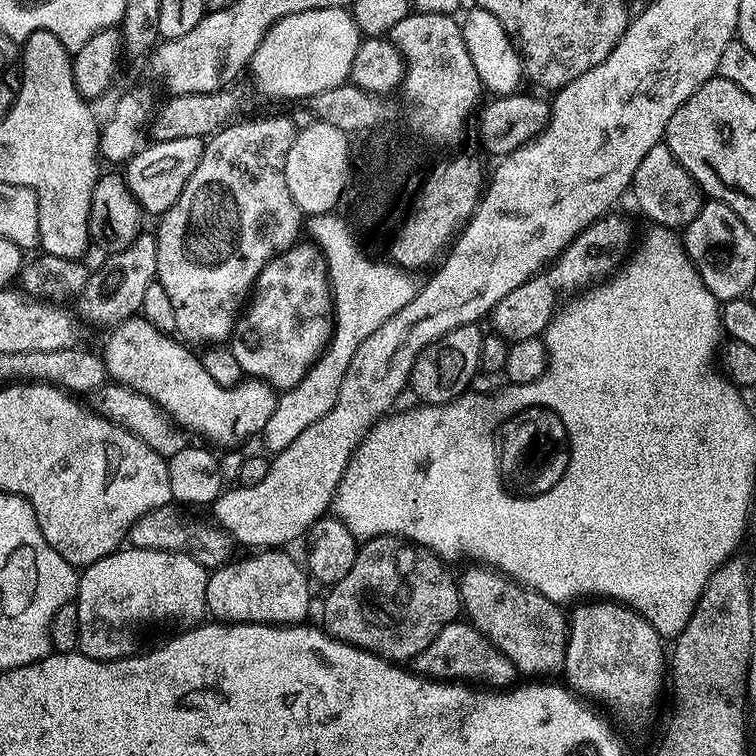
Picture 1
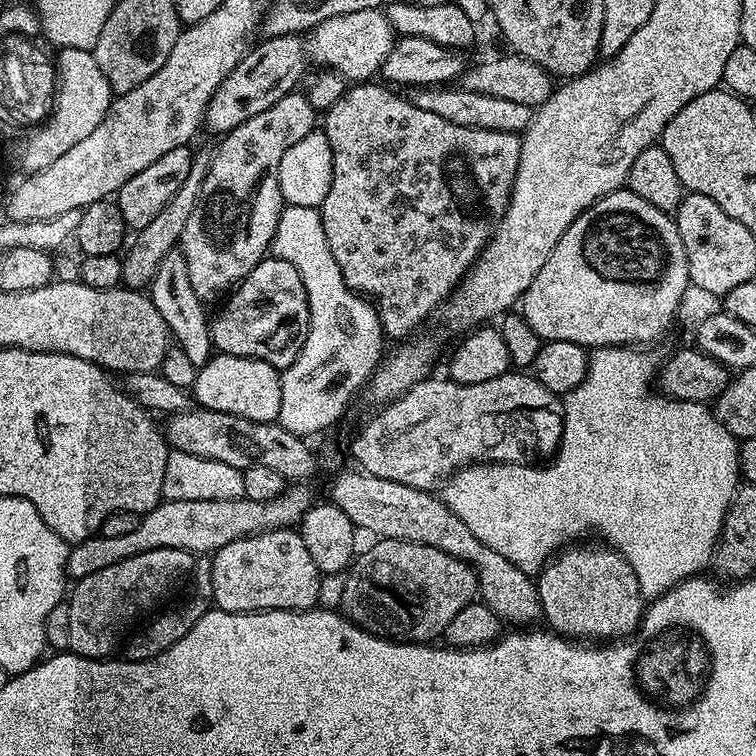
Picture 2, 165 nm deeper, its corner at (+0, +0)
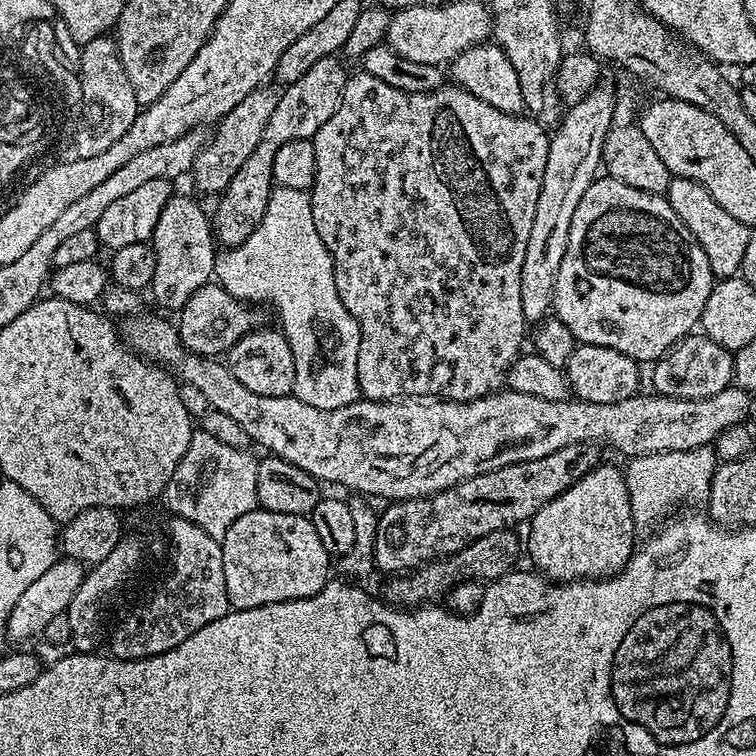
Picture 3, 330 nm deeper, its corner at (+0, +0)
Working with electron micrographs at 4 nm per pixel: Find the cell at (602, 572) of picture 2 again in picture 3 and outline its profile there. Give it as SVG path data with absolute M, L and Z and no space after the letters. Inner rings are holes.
M601 462L597 464L586 478L574 482L570 490L558 494L542 510L532 515L526 532L526 556L532 559L531 567L539 575L552 582L571 582L573 580L606 580L610 576L616 576L630 562L632 553L637 547L636 531L638 525L632 507L630 506L630 494L624 481L625 473L620 472L612 464Z

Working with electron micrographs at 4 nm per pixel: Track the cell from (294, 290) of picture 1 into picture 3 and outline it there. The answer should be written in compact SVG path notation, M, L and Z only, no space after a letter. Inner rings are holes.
M209 282L199 287L179 309L177 331L190 352L216 358L229 353L241 338L255 331L259 321L253 312L247 303L234 299L219 283Z

